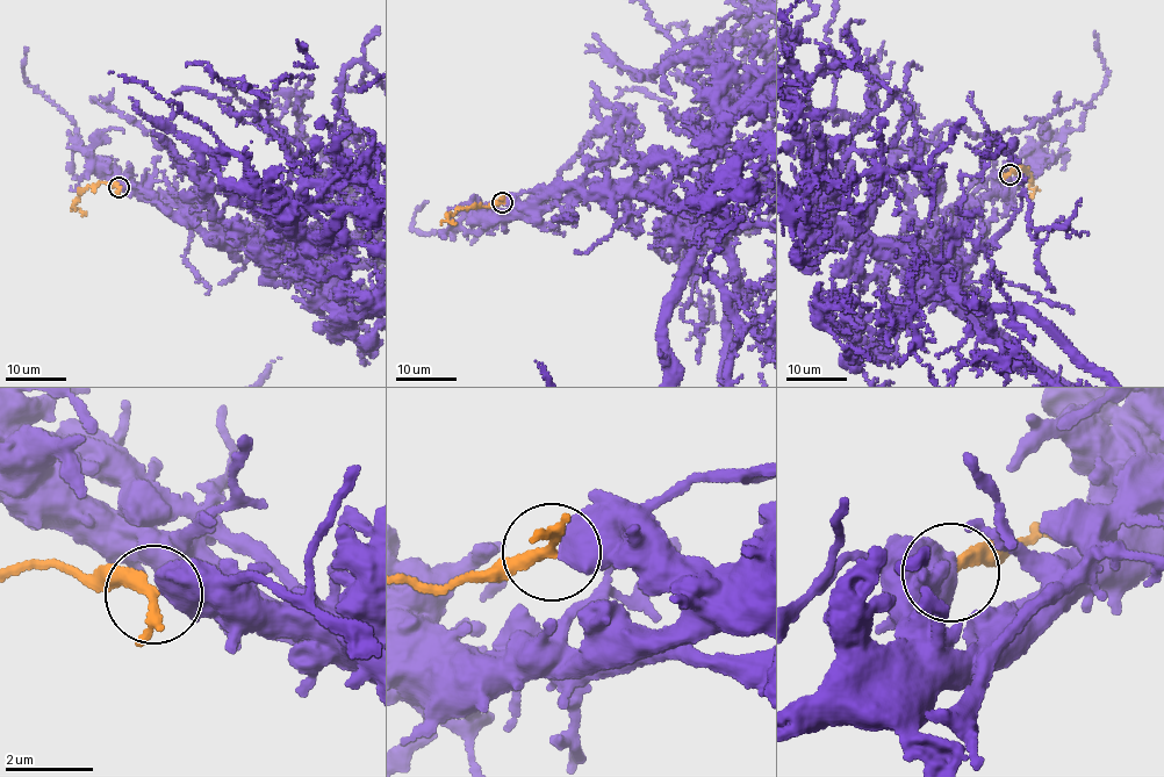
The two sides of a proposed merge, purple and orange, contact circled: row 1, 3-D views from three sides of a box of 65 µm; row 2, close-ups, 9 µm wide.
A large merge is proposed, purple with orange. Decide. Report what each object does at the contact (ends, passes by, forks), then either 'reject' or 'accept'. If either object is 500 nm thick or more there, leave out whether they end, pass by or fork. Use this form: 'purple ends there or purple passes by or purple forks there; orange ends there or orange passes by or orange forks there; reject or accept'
accept

